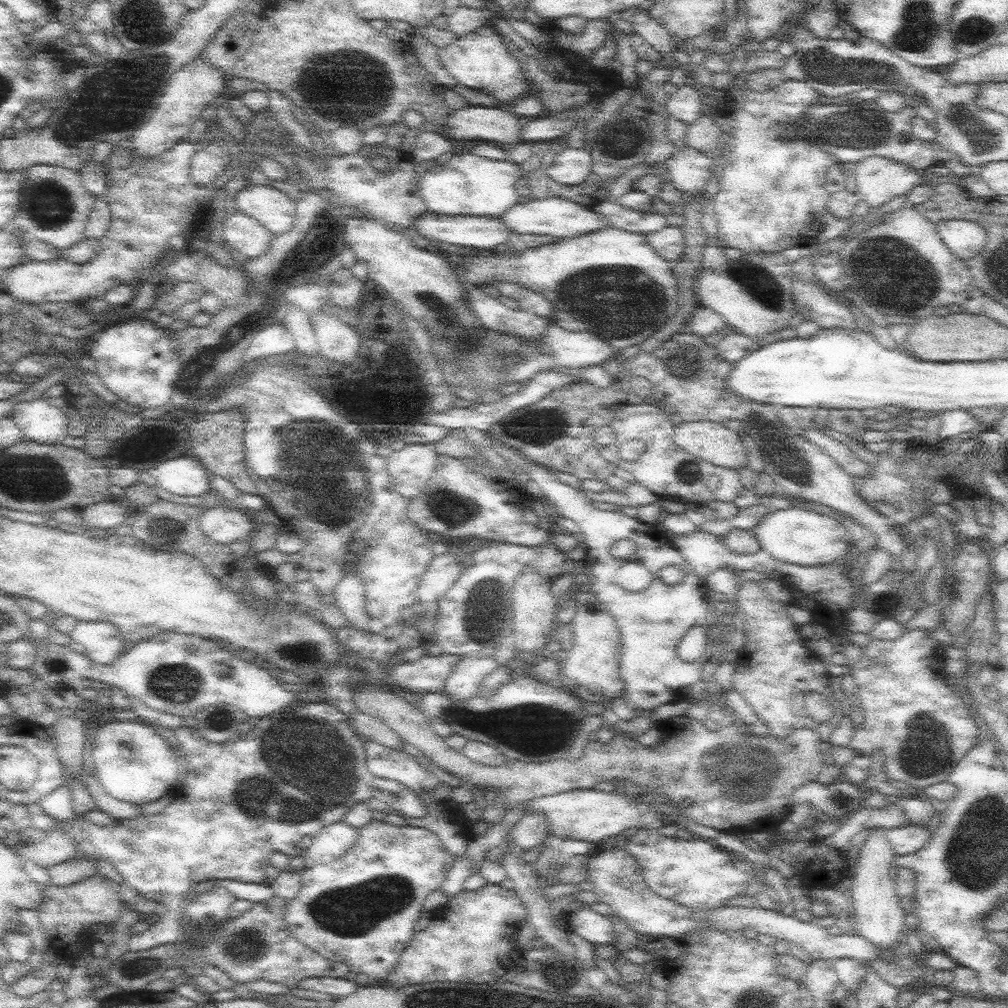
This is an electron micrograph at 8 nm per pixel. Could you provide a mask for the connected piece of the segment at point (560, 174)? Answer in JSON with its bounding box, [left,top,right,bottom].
[547,147,593,185]

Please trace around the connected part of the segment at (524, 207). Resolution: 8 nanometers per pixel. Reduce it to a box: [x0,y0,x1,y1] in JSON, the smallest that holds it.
[499,198,608,238]

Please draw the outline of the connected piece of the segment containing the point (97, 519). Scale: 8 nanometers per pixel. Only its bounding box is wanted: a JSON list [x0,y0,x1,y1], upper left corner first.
[80,499,128,530]

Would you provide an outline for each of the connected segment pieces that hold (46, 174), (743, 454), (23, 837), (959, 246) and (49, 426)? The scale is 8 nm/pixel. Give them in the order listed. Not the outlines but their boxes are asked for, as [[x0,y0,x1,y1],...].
[[14,164,96,249],[674,421,747,470],[18,825,78,869],[936,219,988,260],[9,396,69,444]]

